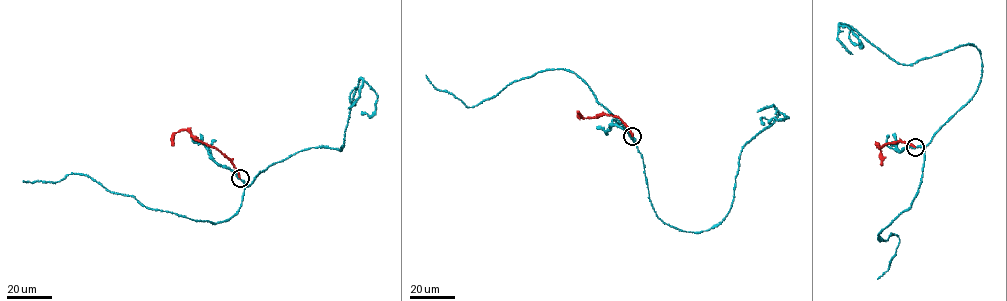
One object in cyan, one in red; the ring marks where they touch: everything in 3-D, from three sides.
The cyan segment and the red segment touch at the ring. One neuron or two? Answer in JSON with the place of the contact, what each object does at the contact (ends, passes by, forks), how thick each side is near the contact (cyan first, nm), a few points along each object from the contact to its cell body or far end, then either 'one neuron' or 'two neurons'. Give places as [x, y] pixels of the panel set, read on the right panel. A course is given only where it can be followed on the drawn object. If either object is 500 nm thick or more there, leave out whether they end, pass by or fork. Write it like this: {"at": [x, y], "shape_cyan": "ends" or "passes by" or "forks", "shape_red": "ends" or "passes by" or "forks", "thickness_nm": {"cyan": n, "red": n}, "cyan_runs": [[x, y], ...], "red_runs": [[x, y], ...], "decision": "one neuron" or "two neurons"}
{"at": [915, 147], "shape_cyan": "passes by", "shape_red": "ends", "thickness_nm": {"cyan": 280, "red": 320}, "cyan_runs": [[915, 147], [928, 145], [973, 95], [981, 78], [980, 52], [971, 43], [897, 64], [840, 24], [863, 46]], "red_runs": [[915, 146], [897, 142], [880, 148], [879, 144], [882, 164]], "decision": "two neurons"}

